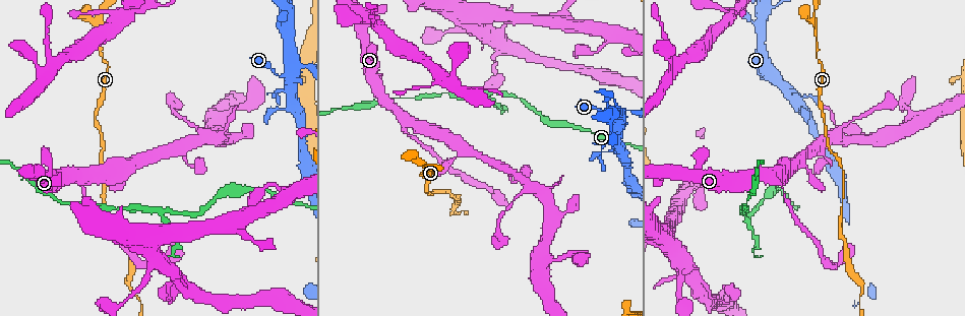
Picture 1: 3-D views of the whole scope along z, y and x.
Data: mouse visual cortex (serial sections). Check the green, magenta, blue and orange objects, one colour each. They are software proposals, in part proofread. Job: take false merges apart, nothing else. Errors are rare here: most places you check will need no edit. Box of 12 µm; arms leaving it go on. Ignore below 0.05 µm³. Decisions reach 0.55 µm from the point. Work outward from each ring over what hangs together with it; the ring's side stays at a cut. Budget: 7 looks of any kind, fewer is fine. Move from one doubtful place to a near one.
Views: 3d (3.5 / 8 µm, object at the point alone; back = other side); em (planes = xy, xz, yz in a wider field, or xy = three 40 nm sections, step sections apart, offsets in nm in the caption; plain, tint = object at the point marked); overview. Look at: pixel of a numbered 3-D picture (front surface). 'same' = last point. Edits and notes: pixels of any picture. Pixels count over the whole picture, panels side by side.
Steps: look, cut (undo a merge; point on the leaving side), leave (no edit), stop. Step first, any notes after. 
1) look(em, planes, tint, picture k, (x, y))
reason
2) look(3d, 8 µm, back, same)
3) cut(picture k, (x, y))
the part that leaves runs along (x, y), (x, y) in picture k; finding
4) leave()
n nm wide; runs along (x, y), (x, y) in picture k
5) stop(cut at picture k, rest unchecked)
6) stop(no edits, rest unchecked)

look(3d, 3.5 µm, back, picture 1, (84, 175))
a fork

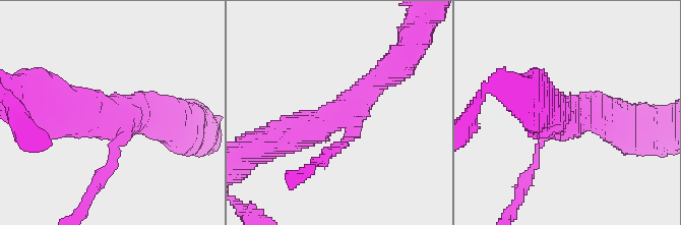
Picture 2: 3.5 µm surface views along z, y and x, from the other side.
look(em, xy, step 5, tint, picture 2, (343, 115))
3 arms; arms of 100, 400, 500 nm; need the tissue

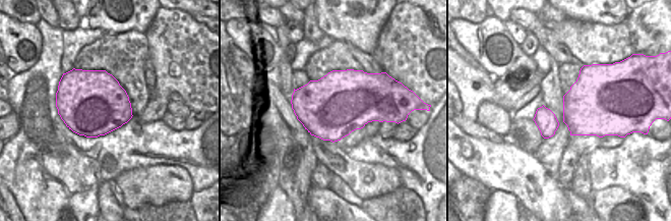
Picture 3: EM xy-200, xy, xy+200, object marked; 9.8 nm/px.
look(em, planes, tint, same)

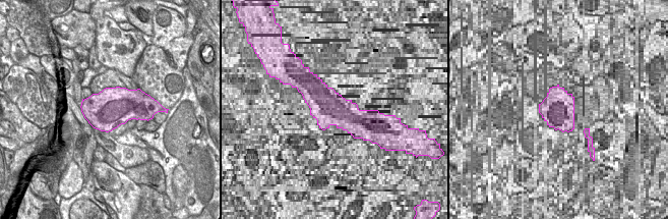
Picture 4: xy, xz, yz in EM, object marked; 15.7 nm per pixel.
cut(picture 2, (109, 167))
600 nm wide; the part that leaves runs along (124, 131), (106, 172), (80, 213) in picture 2; two cells meet here

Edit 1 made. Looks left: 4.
look(3d, 3.5 µm, picture 1, (741, 212))
a fork

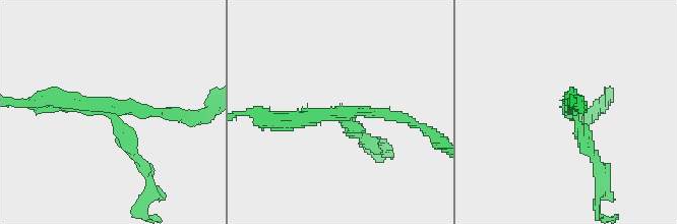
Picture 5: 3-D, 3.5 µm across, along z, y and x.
look(em, xy, step 2, tint, picture 5, (115, 108))
need the tissue

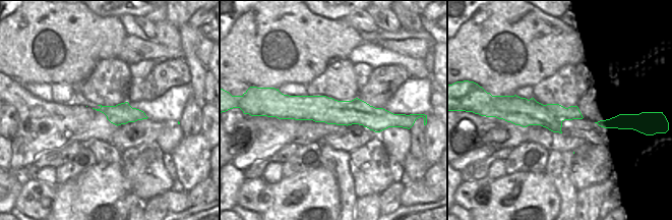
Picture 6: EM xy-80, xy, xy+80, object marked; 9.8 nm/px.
cut(picture 5, (128, 148))
the part that leaves runs along (114, 117), (148, 174), (148, 202) in picture 5; two cells meet here

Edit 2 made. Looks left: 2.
look(overview)

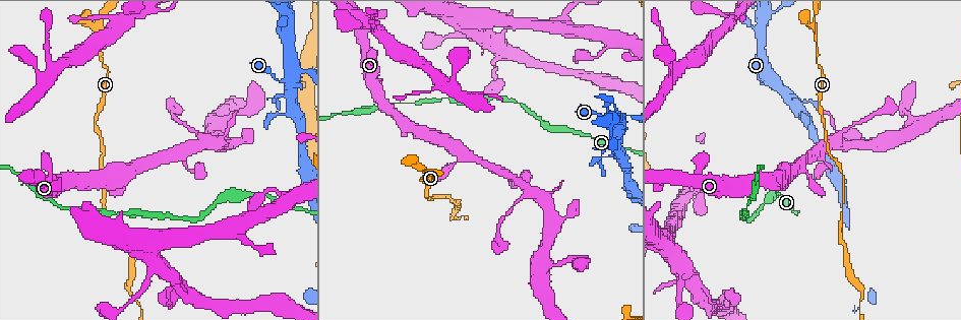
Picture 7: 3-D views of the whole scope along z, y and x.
look(3d, 3.5 µm, picture 7, (98, 26))
thin neck

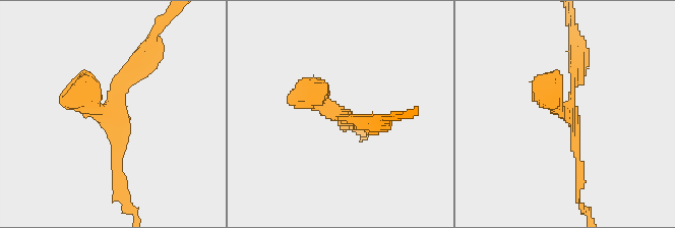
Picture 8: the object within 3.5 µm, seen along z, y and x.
leave()
3 arms; arms of 150, 200, 350 nm; runs along (118, 178), (121, 125), (80, 72) in picture 8; all the same cell

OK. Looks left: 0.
stop(cut at picture 2, cut at picture 5, rest unchecked)

